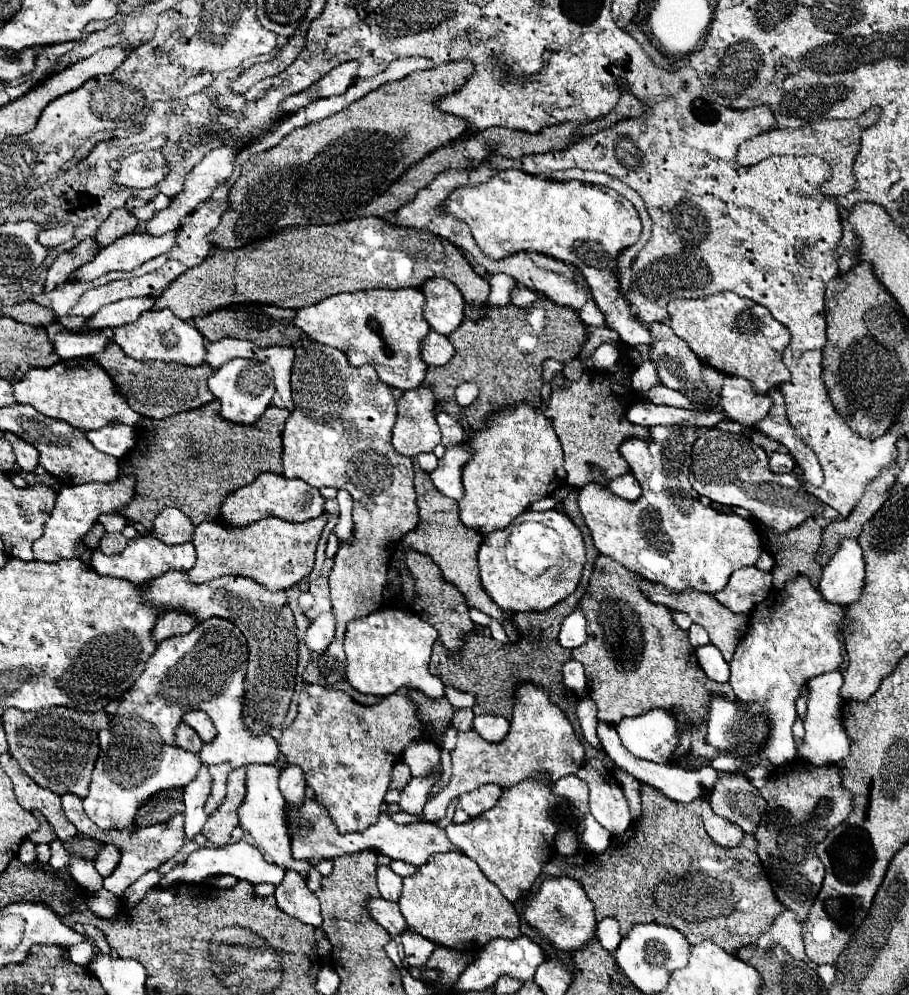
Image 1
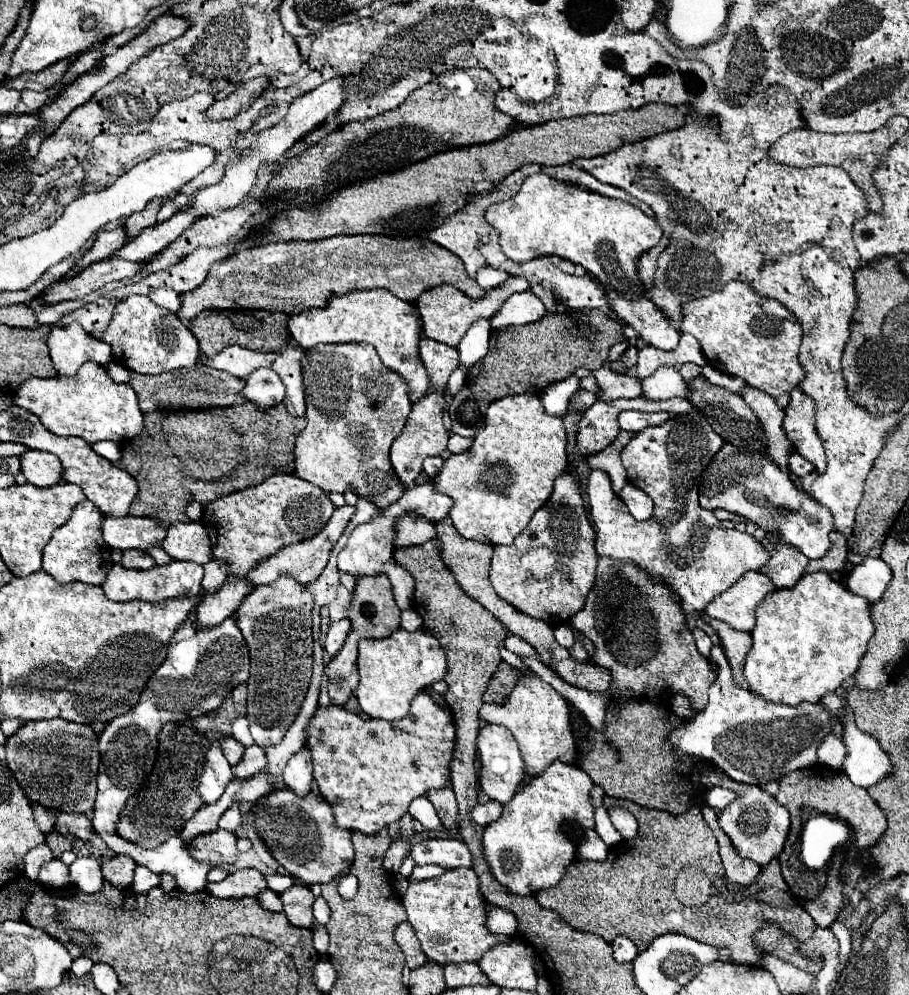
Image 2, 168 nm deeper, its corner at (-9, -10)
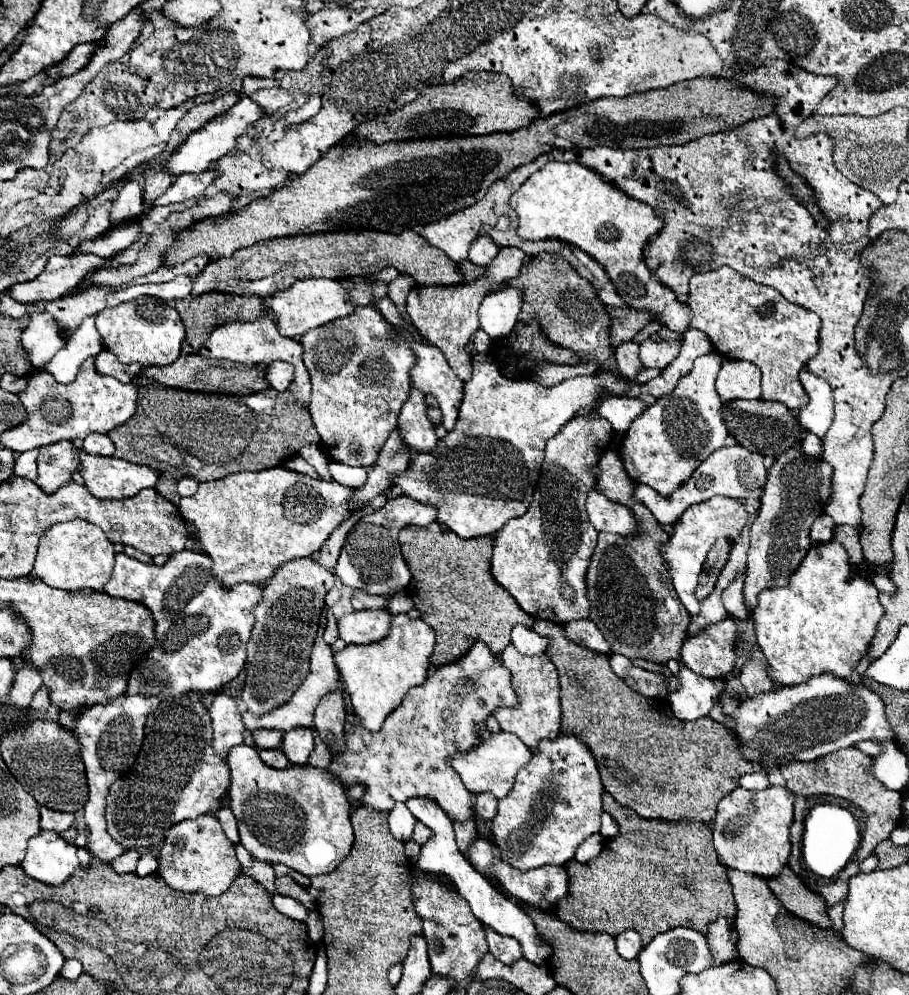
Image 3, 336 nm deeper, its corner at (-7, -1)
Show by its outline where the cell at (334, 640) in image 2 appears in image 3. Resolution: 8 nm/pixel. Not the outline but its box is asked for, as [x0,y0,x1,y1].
[339,611,391,643]

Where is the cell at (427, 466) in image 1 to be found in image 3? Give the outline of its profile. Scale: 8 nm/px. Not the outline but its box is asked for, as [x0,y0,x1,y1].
[399,389,437,453]

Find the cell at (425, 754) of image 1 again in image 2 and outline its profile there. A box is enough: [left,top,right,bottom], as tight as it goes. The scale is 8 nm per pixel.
[427,788,459,830]

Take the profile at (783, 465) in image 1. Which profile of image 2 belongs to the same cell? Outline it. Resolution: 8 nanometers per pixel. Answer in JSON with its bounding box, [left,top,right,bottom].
[789,452,815,476]

